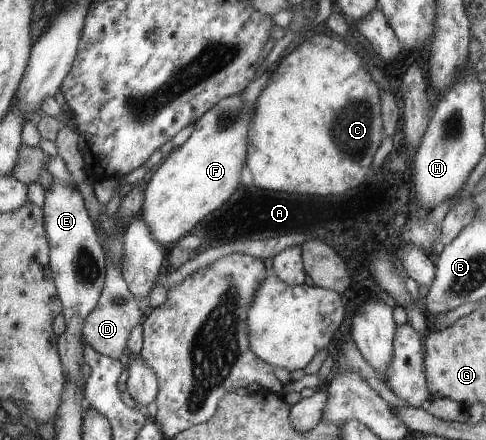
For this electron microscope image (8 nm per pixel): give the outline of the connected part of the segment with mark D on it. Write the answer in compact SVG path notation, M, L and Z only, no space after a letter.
M107 259L106 270L106 281L98 304L90 311L90 315L80 323L82 324L83 340L87 345L90 345L101 355L119 360L120 355L126 349L126 341L129 341L128 335L131 335L132 329L135 329L136 325L142 321L144 313L140 311L138 299L130 293L122 275L121 267L112 265L110 259Z

